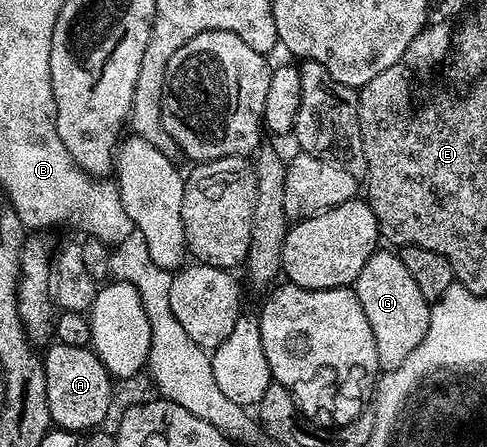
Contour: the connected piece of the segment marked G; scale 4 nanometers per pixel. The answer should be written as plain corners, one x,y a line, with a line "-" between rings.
387,247
376,248
369,263
361,267
361,275
357,275
353,288
365,311
365,319
369,319
369,327
373,327
373,343
377,343
379,368
383,373
388,373
401,367
417,343
425,339
431,305
425,295
421,295
421,290
417,288
413,275
409,275
405,263
401,263
398,252
383,248

